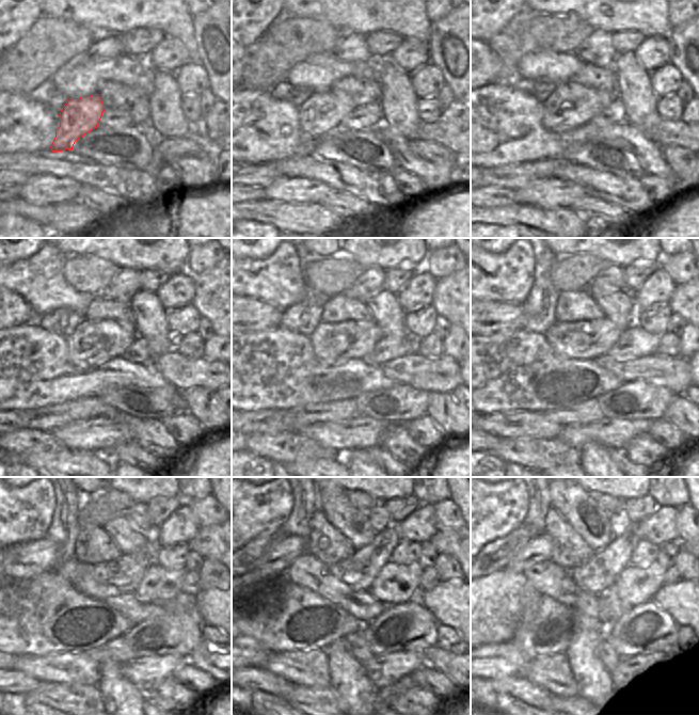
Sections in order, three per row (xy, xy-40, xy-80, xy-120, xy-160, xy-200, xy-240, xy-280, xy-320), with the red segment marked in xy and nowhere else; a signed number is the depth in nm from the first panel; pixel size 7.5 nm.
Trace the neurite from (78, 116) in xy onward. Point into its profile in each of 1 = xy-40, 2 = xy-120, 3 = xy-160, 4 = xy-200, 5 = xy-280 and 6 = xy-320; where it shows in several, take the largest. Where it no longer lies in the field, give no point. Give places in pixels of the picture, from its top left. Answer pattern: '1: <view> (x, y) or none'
1: xy-40 (322, 111)
2: xy-120 (93, 343)
3: xy-160 (333, 343)
4: xy-200 (584, 339)
5: xy-280 (358, 573)
6: xy-320 (601, 571)

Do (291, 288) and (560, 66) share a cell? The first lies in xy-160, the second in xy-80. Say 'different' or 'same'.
same

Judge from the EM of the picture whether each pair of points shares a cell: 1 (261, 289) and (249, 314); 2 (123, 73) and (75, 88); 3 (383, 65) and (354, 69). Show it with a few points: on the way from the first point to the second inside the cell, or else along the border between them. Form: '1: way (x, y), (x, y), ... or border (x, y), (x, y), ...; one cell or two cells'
1: border (242, 296), (258, 298), (280, 310); two cells
2: way (111, 73), (92, 73), (86, 76); one cell
3: border (374, 59), (376, 78); two cells

